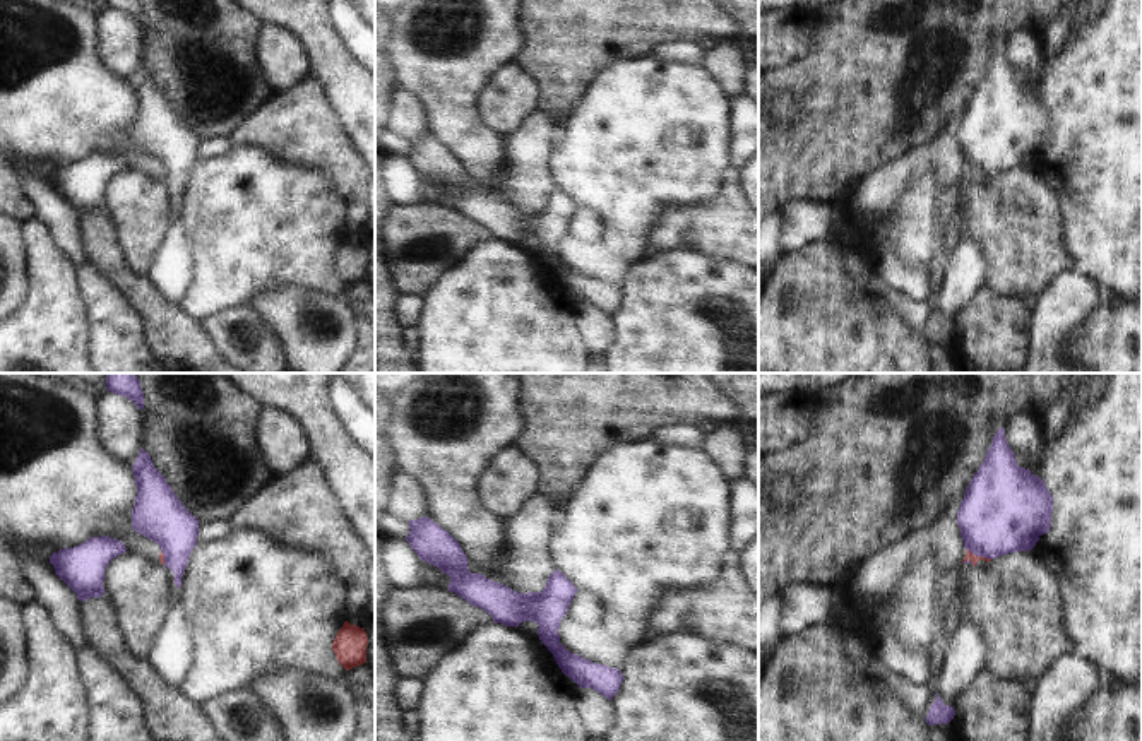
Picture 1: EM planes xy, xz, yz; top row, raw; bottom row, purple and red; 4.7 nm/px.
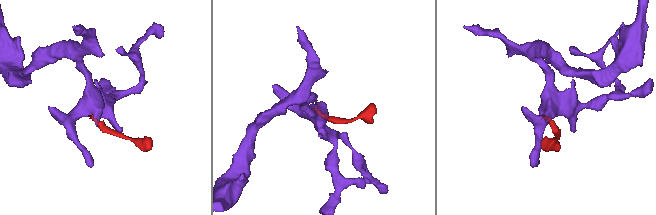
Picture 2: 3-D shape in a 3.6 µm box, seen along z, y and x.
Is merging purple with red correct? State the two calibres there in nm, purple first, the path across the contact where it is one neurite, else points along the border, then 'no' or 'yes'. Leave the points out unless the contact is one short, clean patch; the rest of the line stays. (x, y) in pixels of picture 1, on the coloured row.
400 nm thick on the purple side, 50 nm on the other; border along yz (966, 548), (990, 560); no

